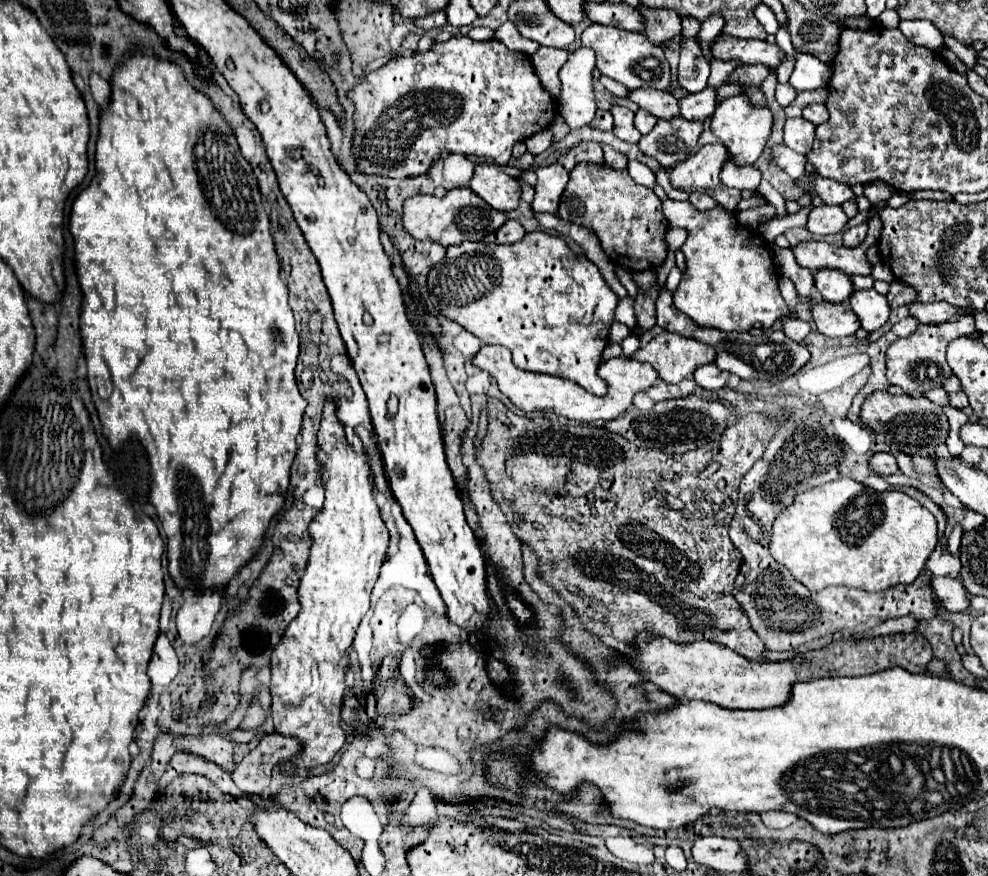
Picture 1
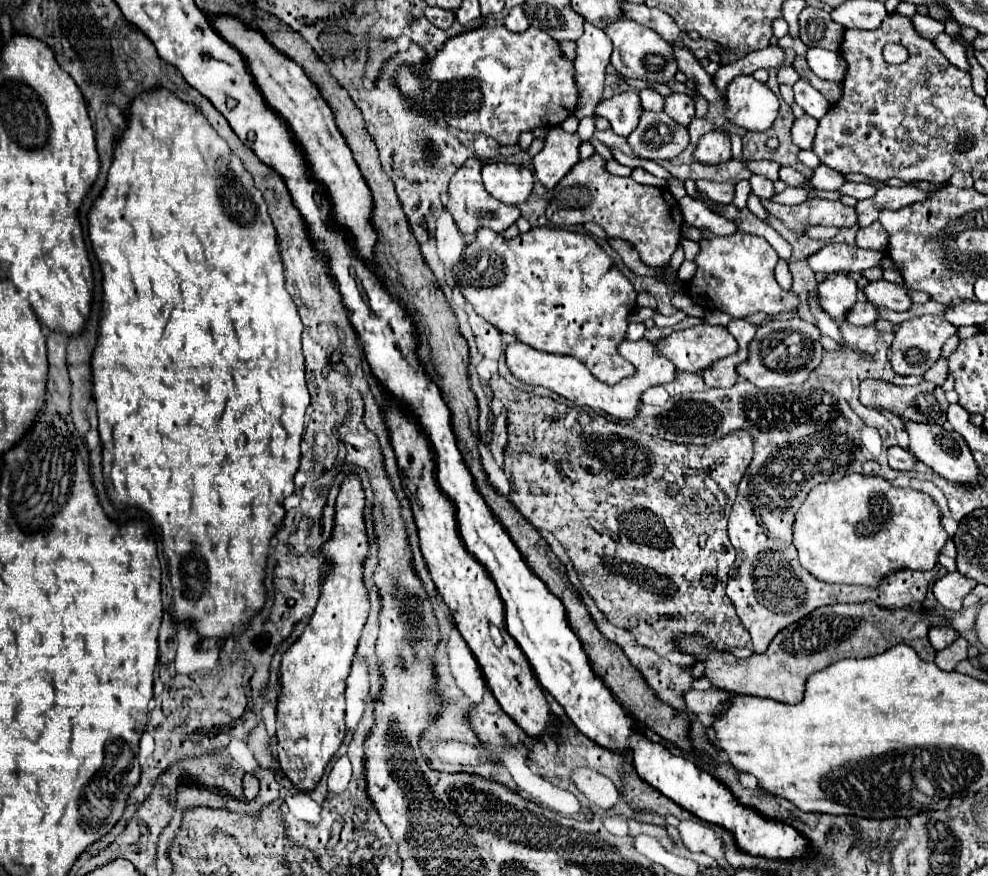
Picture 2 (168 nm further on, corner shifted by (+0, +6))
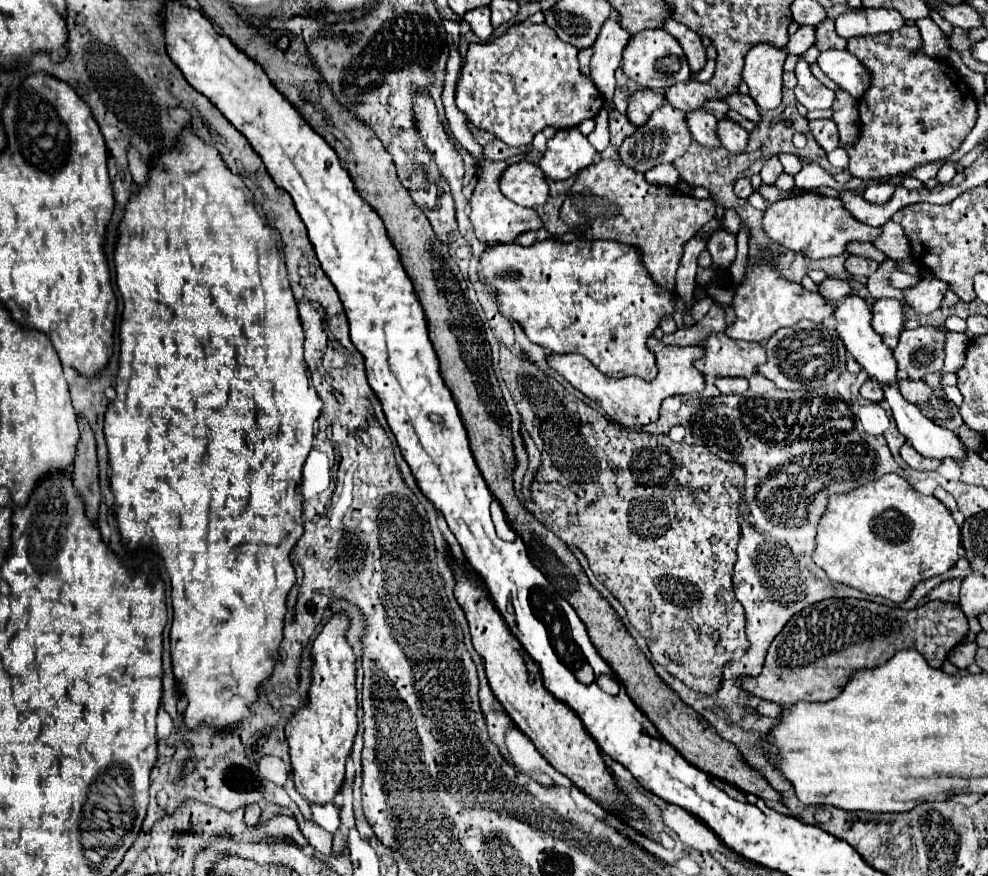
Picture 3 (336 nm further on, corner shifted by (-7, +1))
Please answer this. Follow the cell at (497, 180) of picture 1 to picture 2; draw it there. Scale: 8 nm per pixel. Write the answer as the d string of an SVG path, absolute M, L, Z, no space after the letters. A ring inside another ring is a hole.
M486 162L482 168L484 188L504 204L522 204L534 186L534 176L530 170L504 164L504 162Z

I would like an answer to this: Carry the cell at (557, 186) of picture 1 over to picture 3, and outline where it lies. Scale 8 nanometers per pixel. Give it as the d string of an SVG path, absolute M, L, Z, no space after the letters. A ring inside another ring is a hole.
M577 129L557 131L553 139L547 141L547 151L543 153L539 167L545 177L553 181L563 181L581 171L583 167L595 161L595 147L587 141L587 137Z

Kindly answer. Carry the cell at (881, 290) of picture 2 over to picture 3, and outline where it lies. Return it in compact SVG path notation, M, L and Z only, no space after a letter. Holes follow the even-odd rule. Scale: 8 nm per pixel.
M927 275L923 281L915 287L909 287L905 291L905 301L917 311L917 313L931 313L941 307L941 301L945 293L949 291L949 283Z

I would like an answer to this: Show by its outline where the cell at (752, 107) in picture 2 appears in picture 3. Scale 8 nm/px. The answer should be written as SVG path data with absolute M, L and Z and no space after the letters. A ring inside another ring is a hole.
M757 43L747 53L743 81L749 85L749 93L755 99L755 103L759 105L759 109L775 109L781 103L781 75L783 75L785 59L787 59L787 51L773 47L769 43Z

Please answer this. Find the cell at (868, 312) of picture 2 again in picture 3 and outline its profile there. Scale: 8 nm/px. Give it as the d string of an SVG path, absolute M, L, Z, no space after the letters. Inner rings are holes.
M879 299L873 305L873 329L879 335L899 337L905 325L905 305L899 299Z

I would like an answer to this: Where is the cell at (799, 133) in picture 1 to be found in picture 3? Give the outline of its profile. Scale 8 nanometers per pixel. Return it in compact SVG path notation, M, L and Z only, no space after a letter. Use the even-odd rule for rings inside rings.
M815 119L809 123L817 143L829 153L839 147L839 129L833 119Z

